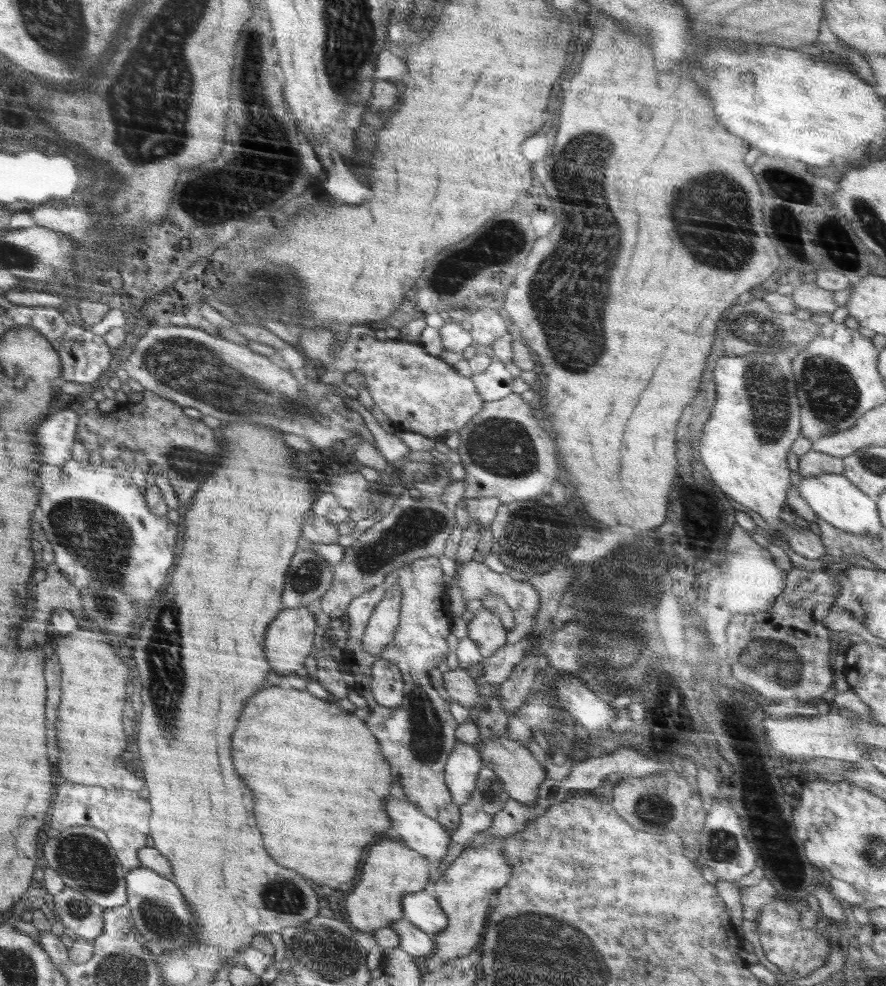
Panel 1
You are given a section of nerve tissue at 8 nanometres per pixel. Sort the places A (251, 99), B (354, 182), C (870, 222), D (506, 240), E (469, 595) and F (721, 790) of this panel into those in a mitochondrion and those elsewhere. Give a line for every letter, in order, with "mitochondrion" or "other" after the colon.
A: other
B: other
C: mitochondrion
D: mitochondrion
E: other
F: other

